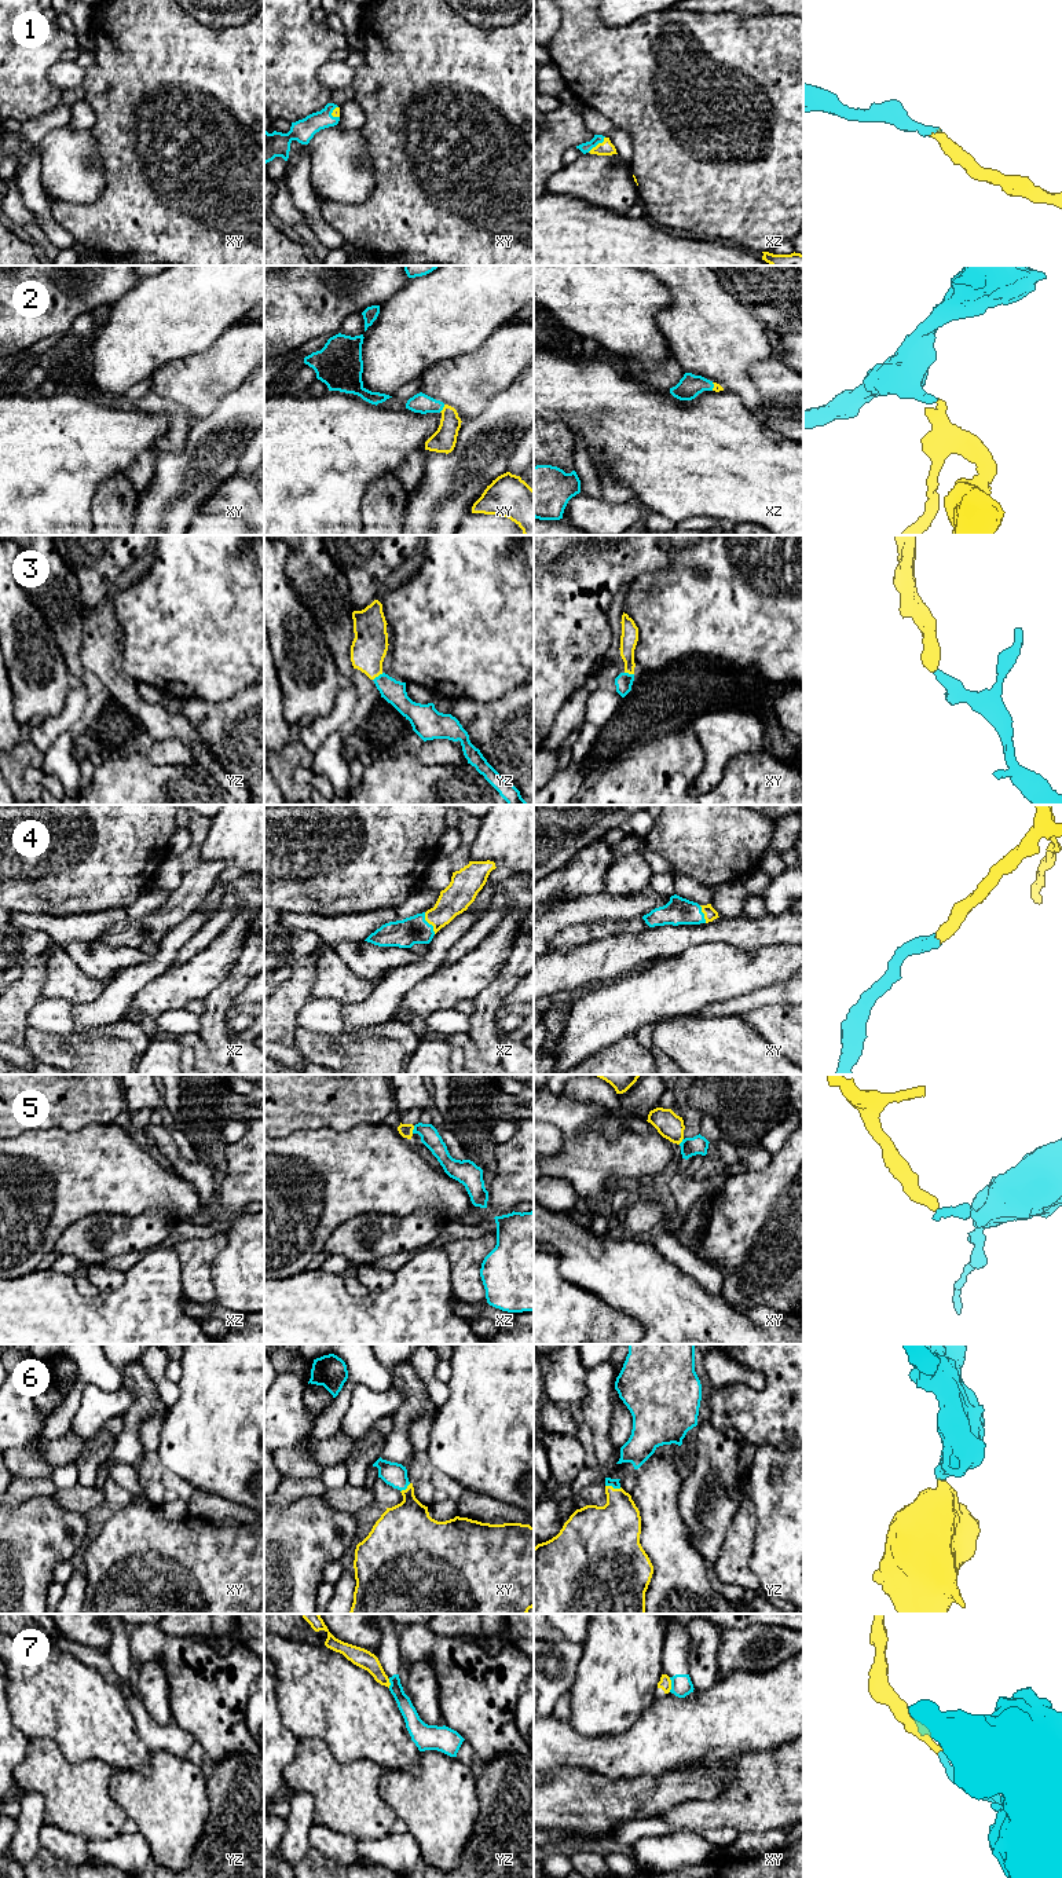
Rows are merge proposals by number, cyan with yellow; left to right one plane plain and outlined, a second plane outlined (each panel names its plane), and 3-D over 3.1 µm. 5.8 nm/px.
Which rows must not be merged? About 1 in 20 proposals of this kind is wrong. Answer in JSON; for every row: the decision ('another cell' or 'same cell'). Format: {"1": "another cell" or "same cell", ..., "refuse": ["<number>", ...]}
{"1": "same cell", "2": "same cell", "3": "same cell", "4": "same cell", "5": "another cell", "6": "same cell", "7": "another cell", "refuse": ["5", "7"]}

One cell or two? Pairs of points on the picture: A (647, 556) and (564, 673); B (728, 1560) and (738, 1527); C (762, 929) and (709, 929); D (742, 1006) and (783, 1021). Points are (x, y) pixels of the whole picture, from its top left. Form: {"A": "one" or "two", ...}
{"A": "one", "B": "one", "C": "one", "D": "two"}

